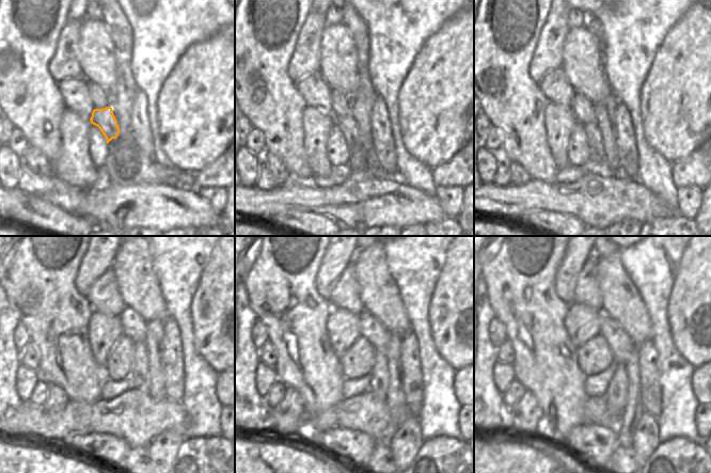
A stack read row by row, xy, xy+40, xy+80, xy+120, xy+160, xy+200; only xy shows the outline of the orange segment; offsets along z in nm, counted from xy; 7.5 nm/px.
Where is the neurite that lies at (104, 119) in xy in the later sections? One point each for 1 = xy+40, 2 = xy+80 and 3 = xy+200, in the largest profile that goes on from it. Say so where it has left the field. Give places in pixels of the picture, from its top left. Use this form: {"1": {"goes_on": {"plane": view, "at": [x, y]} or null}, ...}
{"1": {"goes_on": {"plane": "xy+40", "at": [347, 125]}}, "2": {"goes_on": {"plane": "xy+80", "at": [597, 163]}}, "3": {"goes_on": {"plane": "xy+200", "at": [615, 397]}}}

